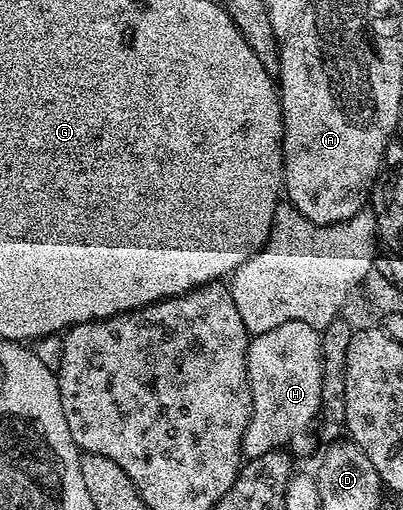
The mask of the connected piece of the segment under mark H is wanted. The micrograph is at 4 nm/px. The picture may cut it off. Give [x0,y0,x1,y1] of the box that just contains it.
[242,320,321,458]

